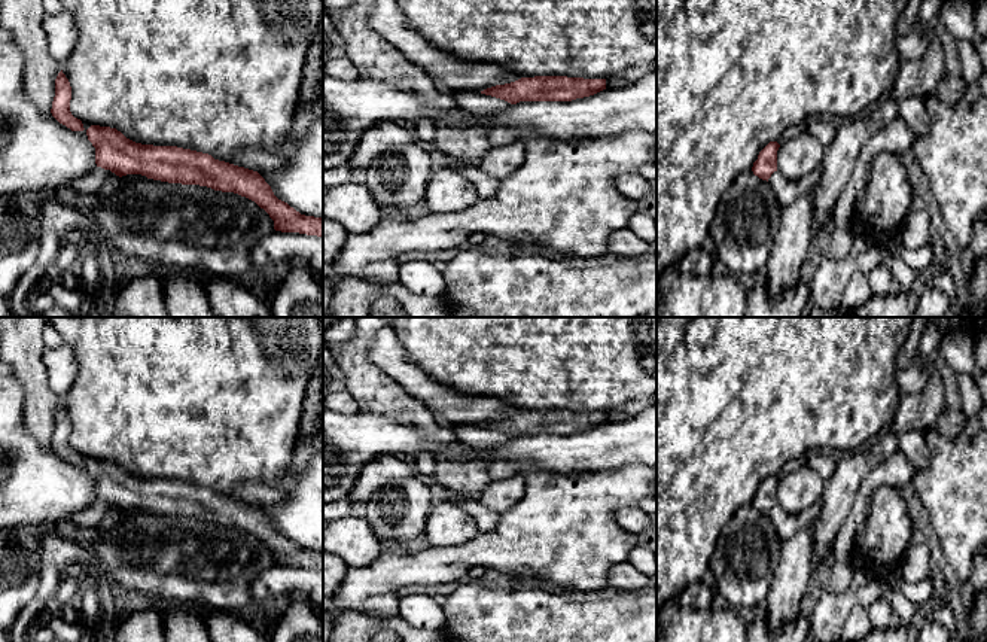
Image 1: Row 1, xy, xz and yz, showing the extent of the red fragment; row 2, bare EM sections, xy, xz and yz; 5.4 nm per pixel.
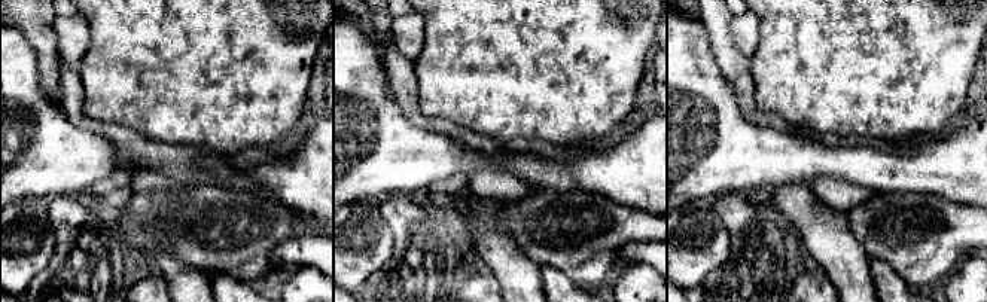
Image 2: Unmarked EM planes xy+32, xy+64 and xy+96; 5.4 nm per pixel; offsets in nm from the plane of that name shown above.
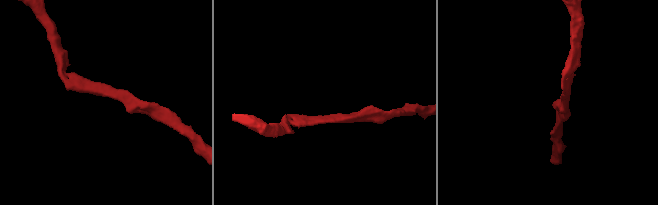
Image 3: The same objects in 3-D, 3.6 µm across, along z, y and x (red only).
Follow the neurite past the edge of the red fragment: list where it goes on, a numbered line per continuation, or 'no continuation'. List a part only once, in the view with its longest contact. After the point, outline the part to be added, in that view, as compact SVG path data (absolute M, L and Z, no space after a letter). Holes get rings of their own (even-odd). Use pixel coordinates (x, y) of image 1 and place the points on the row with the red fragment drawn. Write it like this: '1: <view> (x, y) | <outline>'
no continuation

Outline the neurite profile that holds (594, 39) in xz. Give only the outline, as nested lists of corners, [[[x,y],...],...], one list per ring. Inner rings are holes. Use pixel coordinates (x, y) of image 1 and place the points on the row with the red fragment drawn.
[[[395,0],[408,27],[423,36],[433,48],[461,60],[497,64],[521,77],[567,76],[610,79],[622,76],[630,67],[657,64],[657,0]]]

